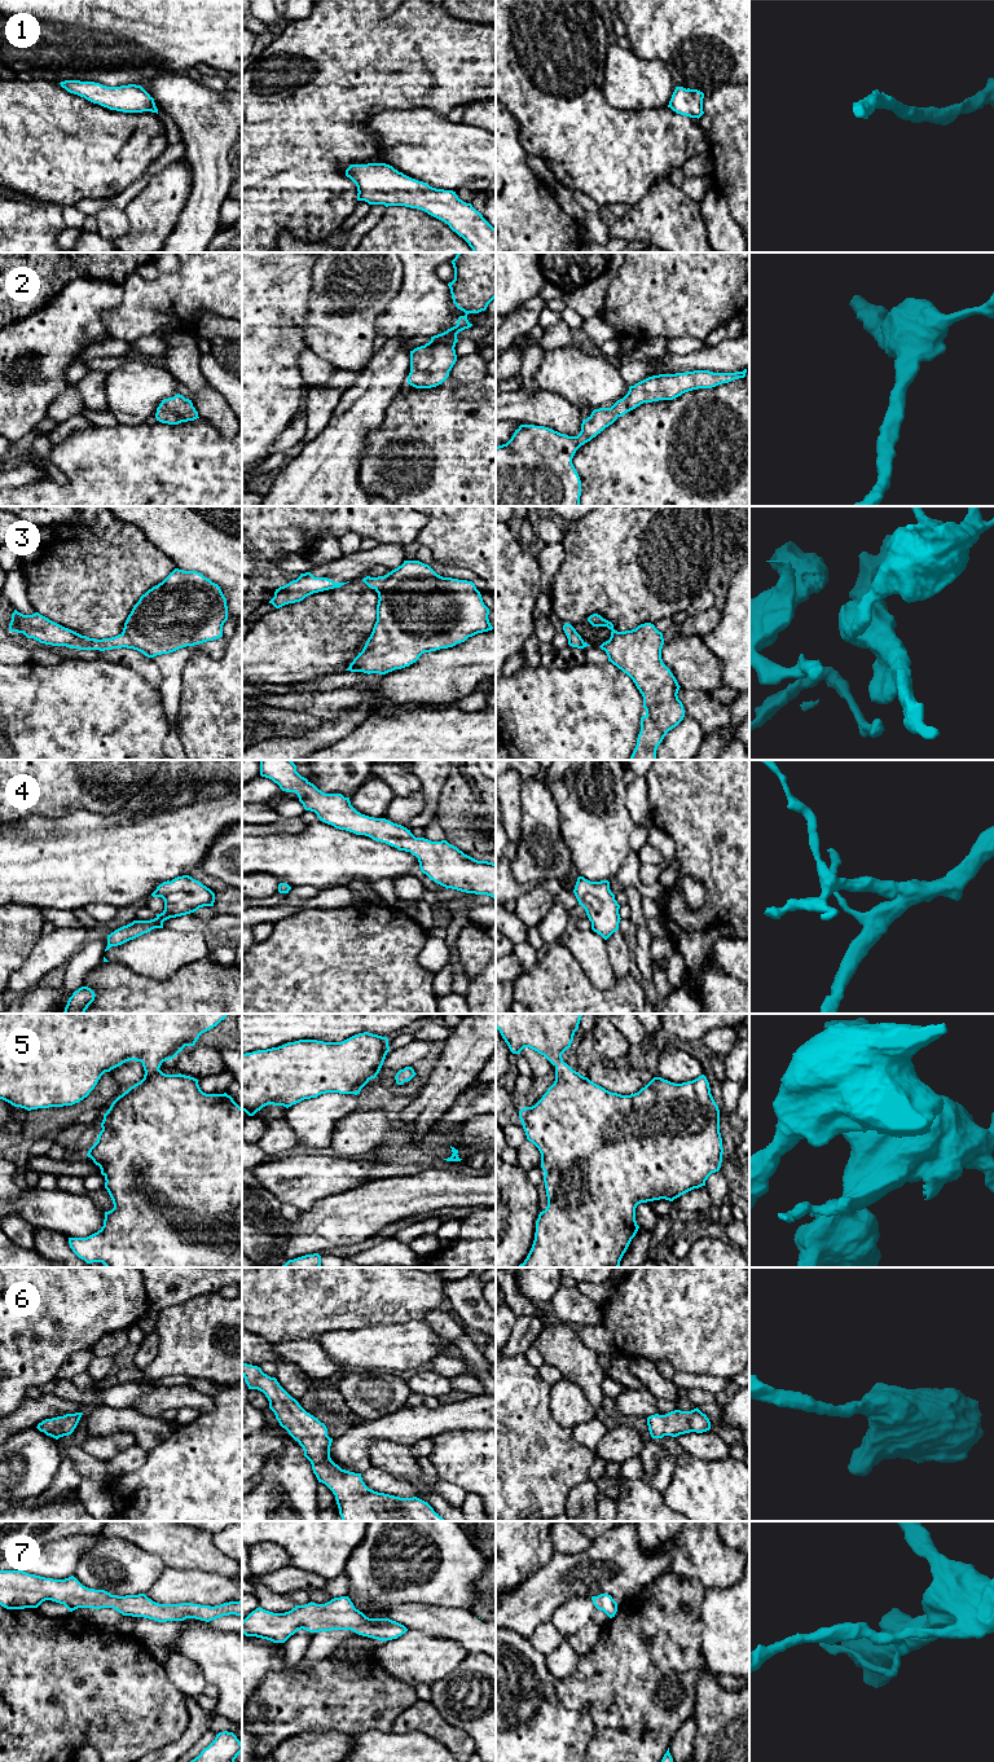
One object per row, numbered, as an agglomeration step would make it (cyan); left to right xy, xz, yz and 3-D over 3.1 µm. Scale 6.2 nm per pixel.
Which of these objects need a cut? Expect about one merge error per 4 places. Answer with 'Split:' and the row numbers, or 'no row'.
Split: no row

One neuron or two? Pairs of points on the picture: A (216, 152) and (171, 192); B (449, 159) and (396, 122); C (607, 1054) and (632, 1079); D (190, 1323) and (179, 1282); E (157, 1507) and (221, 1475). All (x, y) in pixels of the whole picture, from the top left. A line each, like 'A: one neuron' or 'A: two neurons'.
A: two neurons
B: one neuron
C: two neurons
D: two neurons
E: one neuron

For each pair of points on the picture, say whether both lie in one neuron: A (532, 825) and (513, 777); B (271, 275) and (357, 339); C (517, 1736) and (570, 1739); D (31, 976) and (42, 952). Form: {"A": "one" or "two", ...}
{"A": "two", "B": "two", "C": "one", "D": "one"}

